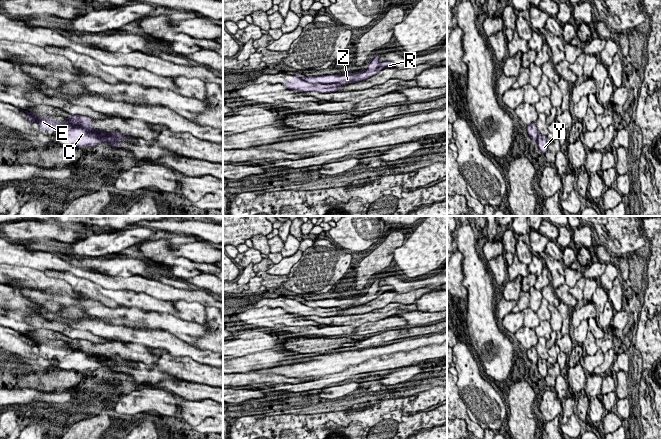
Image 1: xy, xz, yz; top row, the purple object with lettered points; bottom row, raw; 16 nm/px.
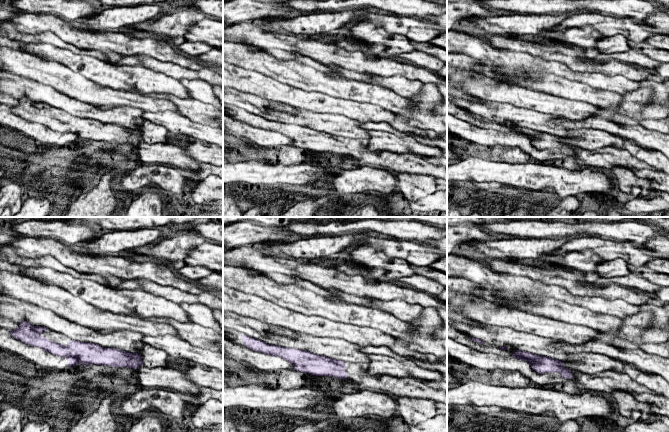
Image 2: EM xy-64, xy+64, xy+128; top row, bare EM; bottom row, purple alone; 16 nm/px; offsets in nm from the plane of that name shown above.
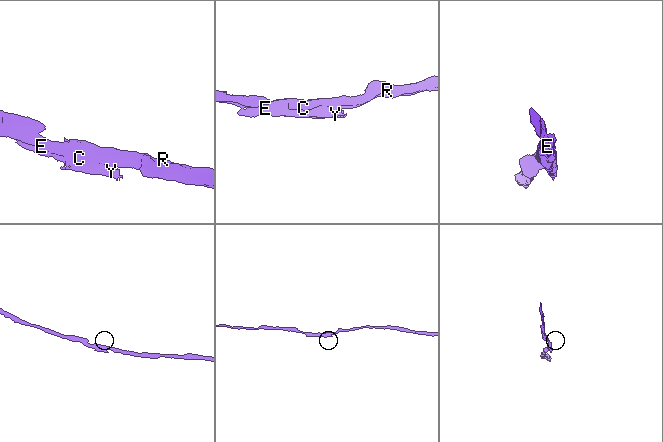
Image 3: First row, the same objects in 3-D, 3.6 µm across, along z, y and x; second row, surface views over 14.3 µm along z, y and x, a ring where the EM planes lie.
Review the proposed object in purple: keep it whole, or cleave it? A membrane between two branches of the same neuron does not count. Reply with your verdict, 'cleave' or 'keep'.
cleave

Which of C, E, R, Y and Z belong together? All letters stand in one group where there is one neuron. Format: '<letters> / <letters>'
C E Y / R Z

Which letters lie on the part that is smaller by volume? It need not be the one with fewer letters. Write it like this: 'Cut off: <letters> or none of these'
Cut off: C, E, Y

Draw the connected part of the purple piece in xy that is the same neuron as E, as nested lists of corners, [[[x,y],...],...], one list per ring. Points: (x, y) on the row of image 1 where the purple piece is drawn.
[[[29,113],[26,115],[26,118],[30,122],[37,123],[42,130],[51,131],[65,138],[70,138],[73,146],[78,148],[83,148],[85,146],[96,147],[100,143],[108,143],[113,148],[121,148],[119,144],[121,139],[117,138],[114,134],[100,136],[98,130],[94,130],[90,133],[85,126],[67,125],[46,116],[37,118]]]

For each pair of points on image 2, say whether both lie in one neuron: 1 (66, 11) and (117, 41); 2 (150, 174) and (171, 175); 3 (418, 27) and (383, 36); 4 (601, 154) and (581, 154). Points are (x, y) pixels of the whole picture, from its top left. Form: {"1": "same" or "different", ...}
{"1": "different", "2": "same", "3": "different", "4": "same"}

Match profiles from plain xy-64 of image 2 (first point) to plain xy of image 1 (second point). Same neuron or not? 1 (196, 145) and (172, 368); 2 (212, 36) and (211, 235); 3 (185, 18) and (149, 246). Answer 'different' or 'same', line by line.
1: same
2: different
3: same

